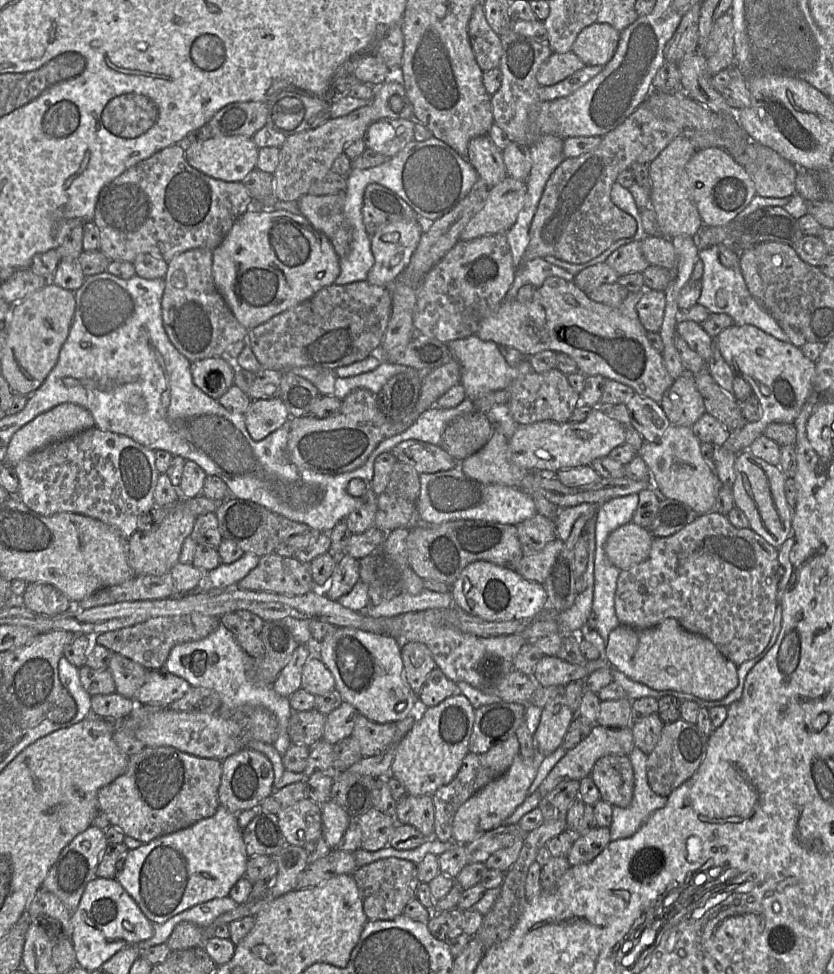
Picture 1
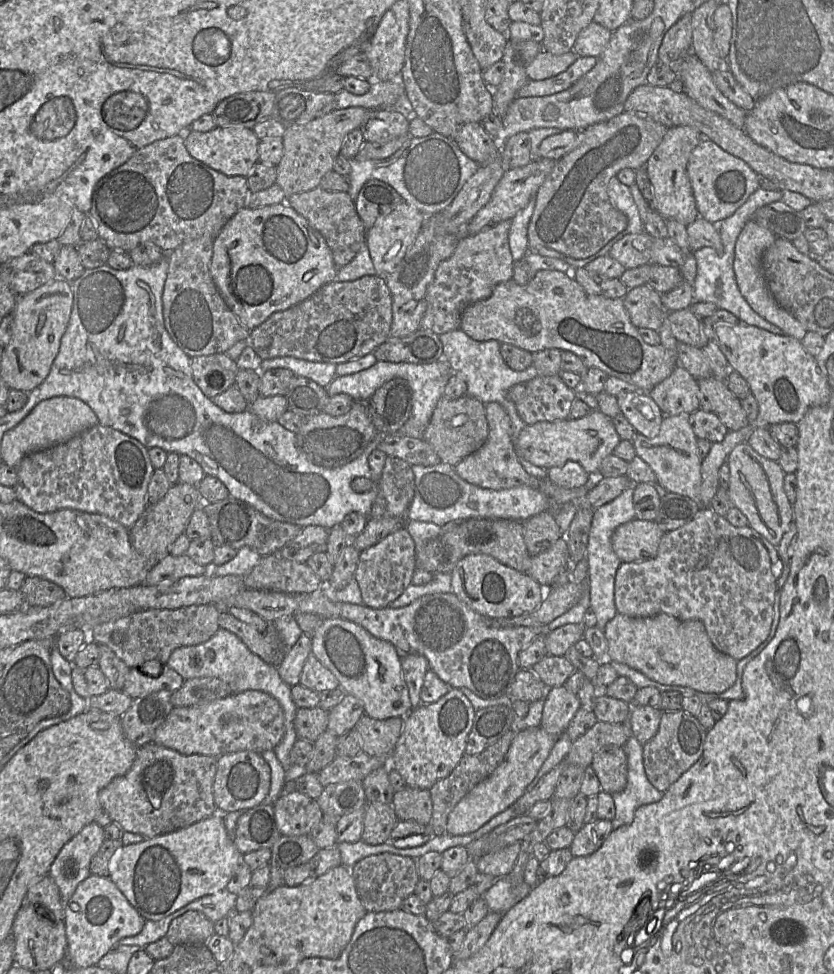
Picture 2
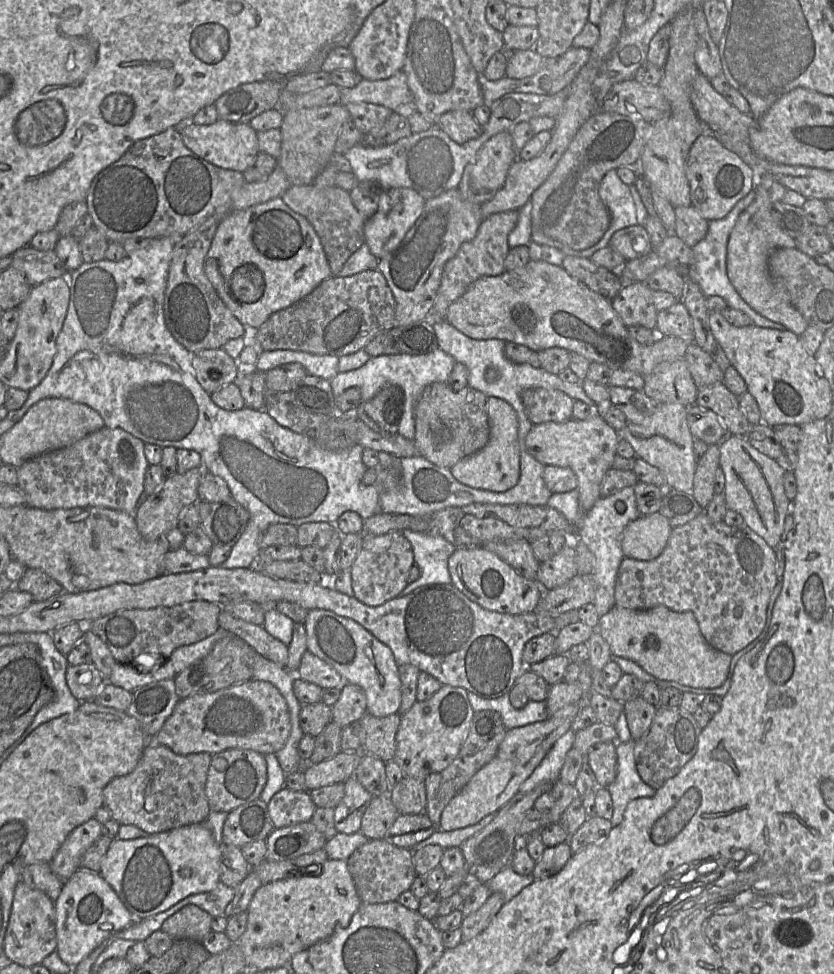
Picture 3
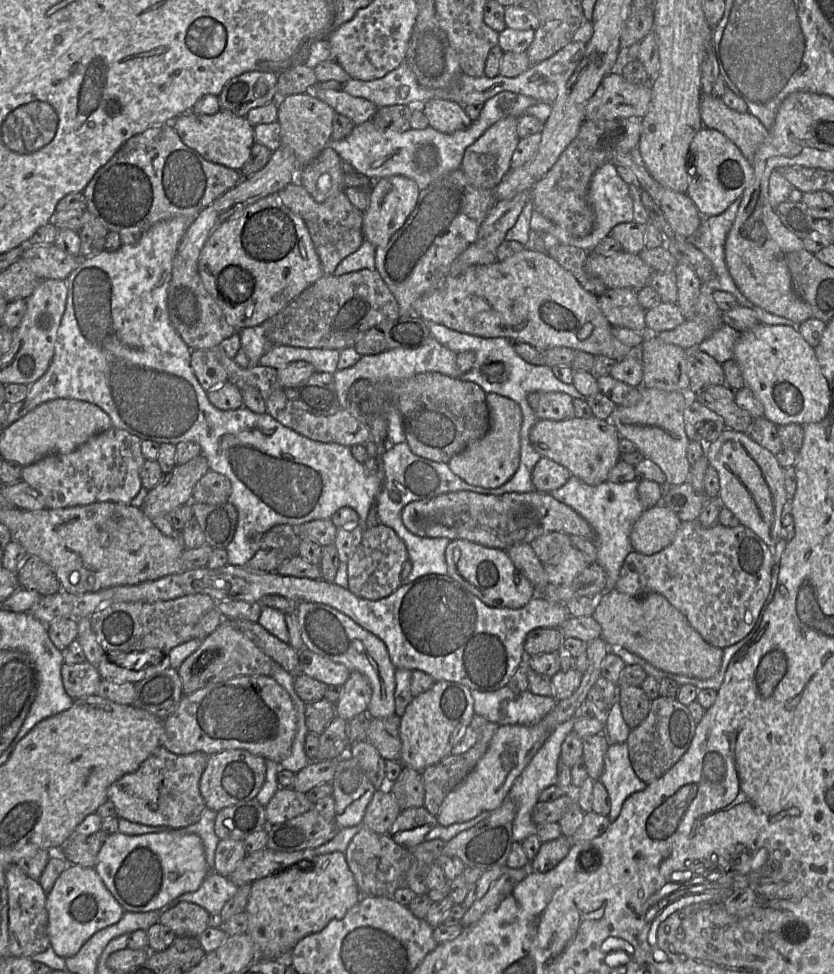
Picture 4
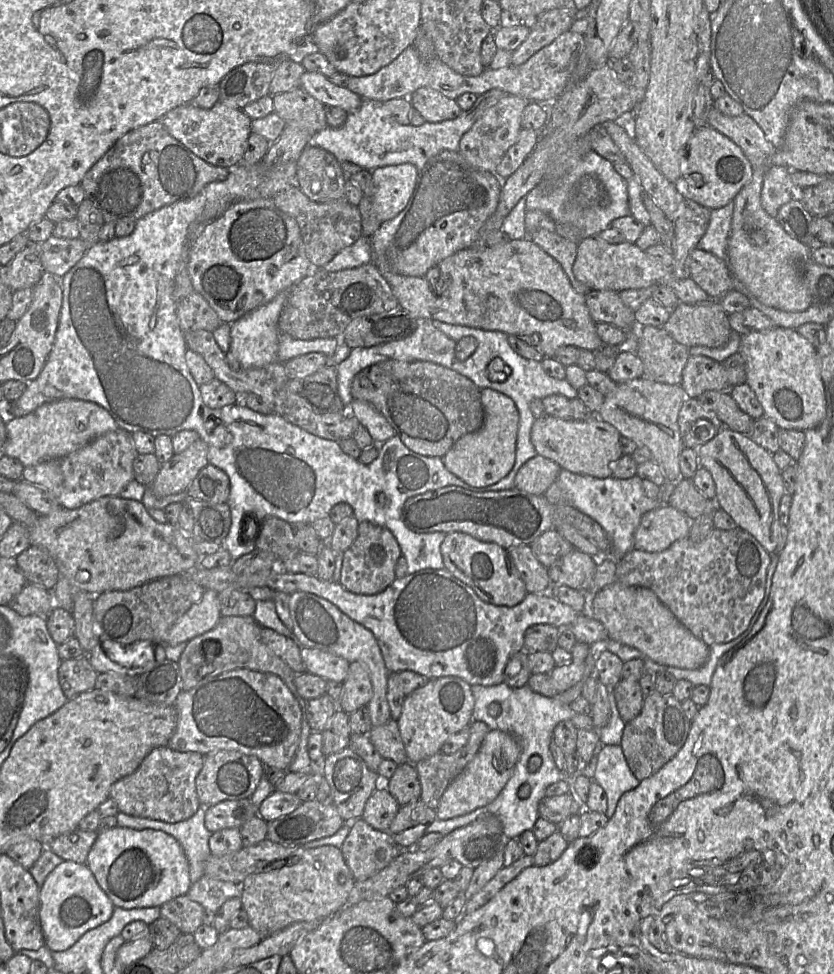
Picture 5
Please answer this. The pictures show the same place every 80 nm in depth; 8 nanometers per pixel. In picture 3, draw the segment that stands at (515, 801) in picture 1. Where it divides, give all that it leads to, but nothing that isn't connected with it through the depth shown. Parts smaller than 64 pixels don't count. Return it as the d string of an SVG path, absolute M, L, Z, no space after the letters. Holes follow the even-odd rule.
M583 700L581 703L568 705L543 721L507 730L495 757L447 804L441 814L439 829L462 829L478 823L488 814L497 813L519 792L521 784L539 766L553 744L570 729L578 711L586 703Z

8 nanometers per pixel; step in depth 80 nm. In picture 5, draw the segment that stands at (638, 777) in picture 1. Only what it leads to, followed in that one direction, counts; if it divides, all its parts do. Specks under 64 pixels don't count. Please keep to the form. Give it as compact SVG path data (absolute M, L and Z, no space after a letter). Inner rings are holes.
M599 744L587 764L579 757L576 774L583 774L602 787L607 796L608 819L614 815L622 794L640 783L630 771L620 745Z

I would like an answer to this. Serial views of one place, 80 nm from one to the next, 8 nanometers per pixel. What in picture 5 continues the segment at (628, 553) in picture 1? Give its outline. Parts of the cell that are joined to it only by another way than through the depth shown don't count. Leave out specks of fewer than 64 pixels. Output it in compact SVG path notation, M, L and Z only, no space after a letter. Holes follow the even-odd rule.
M668 505L646 512L634 532L634 546L646 552L662 552L675 541L689 537L692 519Z

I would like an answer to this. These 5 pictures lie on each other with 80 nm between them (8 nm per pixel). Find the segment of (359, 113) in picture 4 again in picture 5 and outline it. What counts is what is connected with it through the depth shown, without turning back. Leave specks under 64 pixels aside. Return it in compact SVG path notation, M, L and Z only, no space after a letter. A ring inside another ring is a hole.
M306 71L300 78L300 88L325 106L340 107L349 113L357 111L362 98L345 87L338 87L317 72Z

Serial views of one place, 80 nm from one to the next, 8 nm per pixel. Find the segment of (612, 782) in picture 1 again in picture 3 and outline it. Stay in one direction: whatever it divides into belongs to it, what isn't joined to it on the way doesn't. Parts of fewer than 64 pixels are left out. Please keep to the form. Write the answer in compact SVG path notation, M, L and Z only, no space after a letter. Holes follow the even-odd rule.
M601 742L592 746L586 755L597 787L607 788L617 775L617 753L615 742Z

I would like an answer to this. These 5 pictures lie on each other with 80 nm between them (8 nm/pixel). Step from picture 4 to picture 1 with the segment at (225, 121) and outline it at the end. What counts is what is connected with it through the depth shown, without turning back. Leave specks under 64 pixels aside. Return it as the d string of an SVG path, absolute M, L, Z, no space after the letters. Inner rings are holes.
M243 135L211 137L189 145L184 142L187 162L200 172L228 182L242 182L256 168L258 147L251 137Z

